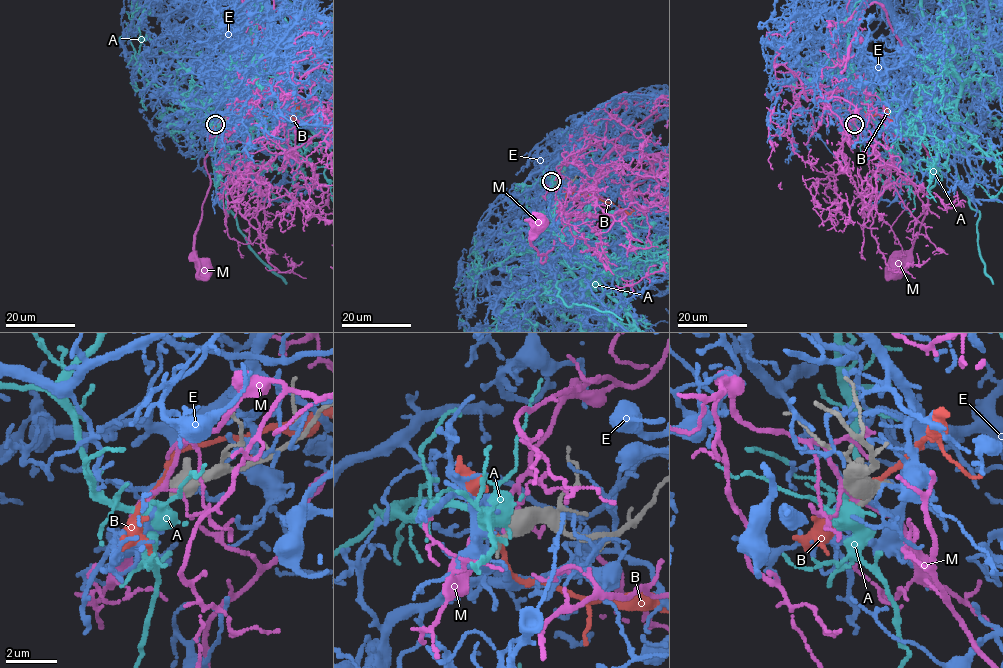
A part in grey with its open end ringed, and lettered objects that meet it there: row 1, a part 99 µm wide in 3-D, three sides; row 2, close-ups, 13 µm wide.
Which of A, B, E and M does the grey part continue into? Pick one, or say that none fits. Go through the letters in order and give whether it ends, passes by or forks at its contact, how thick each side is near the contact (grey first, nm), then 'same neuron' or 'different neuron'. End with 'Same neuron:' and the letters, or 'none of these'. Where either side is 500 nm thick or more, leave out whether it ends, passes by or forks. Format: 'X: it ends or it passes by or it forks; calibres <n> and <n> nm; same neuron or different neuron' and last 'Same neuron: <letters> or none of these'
A: it passes by; calibres 200 and 400 nm; same neuron
B: it passes by; calibres 320 and 200 nm; different neuron
E: it passes by; calibres 170 and 150 nm; different neuron
M: it passes by; calibres 200 and 160 nm; different neuron
Same neuron: A

